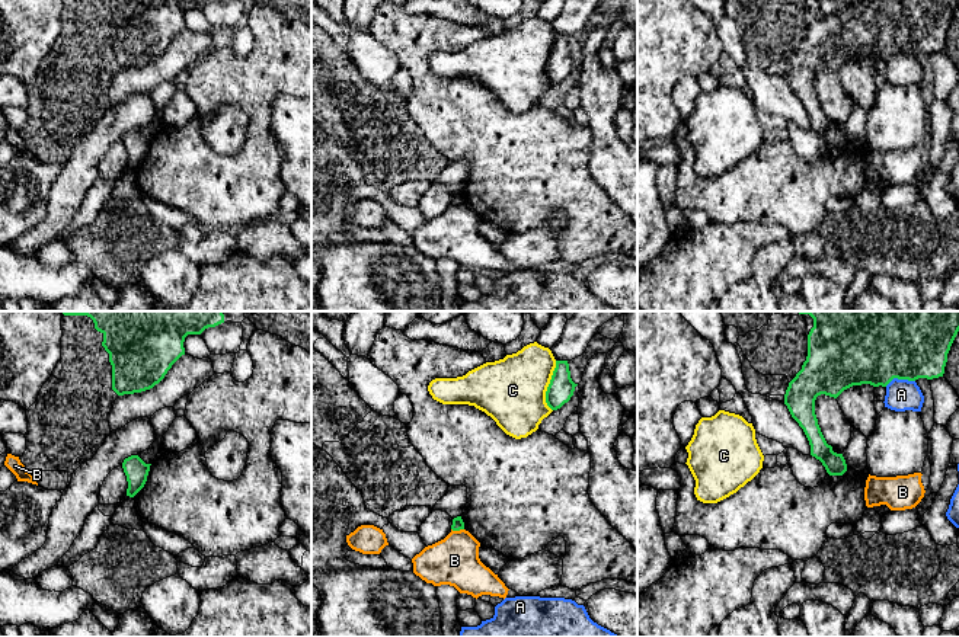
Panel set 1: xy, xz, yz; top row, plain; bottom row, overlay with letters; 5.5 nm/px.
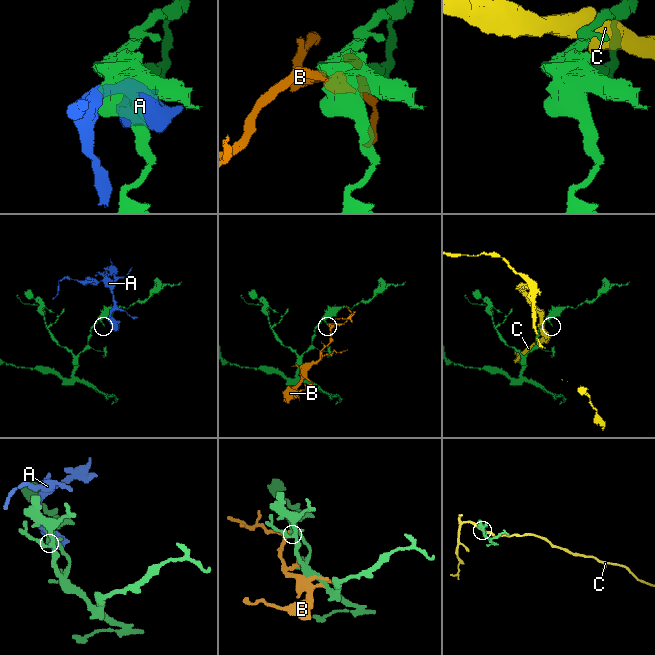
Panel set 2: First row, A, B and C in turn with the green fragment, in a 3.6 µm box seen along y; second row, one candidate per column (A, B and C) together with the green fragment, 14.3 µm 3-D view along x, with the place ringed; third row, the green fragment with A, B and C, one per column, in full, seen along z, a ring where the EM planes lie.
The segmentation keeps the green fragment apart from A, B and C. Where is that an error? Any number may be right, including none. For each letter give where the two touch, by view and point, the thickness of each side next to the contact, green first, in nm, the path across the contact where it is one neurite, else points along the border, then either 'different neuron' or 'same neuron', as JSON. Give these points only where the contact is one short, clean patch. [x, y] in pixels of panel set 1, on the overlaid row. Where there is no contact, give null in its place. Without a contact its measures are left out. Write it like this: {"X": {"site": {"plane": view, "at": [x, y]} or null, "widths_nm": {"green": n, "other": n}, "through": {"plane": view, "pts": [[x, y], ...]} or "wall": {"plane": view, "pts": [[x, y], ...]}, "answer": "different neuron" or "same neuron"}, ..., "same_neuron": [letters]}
{"A": {"site": {"plane": "yz", "at": [900, 378]}, "widths_nm": {"green": 500, "other": 180}, "answer": "different neuron"}, "B": {"site": {"plane": "xz", "at": [457, 530]}, "widths_nm": {"green": 60, "other": 280}, "wall": {"plane": "xz", "pts": [[451, 528], [463, 530]]}, "answer": "different neuron"}, "C": {"site": {"plane": "xz", "at": [549, 386]}, "widths_nm": {"green": 140, "other": 360}, "answer": "different neuron"}, "same_neuron": []}

